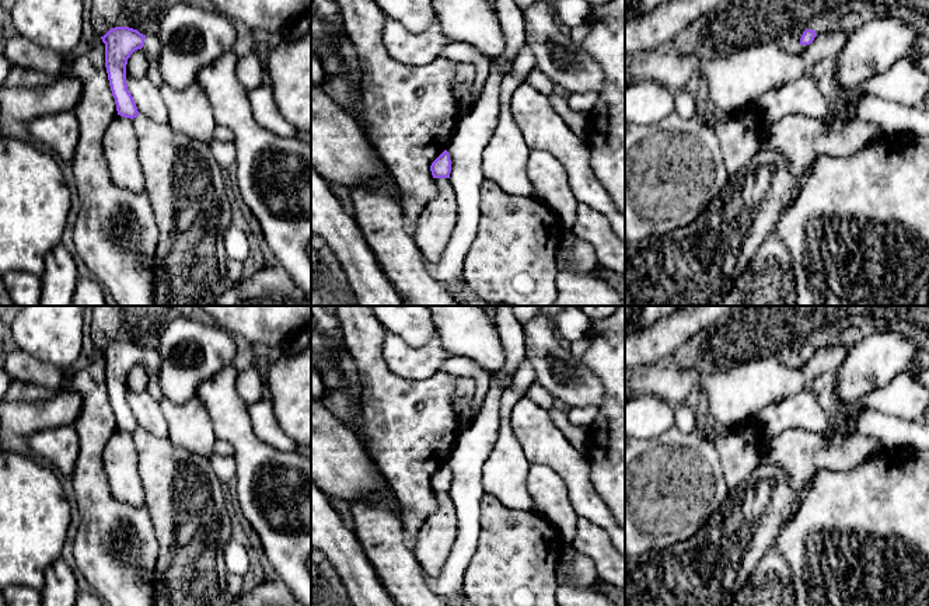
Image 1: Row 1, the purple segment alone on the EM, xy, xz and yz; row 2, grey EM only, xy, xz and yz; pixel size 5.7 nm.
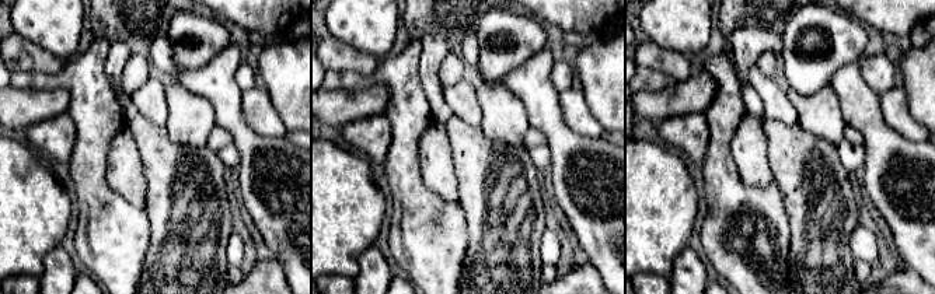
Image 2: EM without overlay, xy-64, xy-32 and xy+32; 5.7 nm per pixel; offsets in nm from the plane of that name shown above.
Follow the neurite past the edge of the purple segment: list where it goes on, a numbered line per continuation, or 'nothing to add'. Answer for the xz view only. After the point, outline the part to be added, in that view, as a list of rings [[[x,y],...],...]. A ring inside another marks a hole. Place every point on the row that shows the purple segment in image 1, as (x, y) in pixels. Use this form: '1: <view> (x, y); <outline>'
nothing to add

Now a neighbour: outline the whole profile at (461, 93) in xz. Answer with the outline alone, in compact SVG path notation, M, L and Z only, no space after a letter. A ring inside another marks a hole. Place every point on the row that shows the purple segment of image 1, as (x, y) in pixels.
M472 83L454 86L454 98L457 102L460 118L471 111L471 91Z

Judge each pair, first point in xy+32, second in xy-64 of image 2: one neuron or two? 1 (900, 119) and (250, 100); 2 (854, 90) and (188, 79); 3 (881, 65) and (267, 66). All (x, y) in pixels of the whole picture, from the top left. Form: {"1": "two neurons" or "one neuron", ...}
{"1": "one neuron", "2": "one neuron", "3": "two neurons"}

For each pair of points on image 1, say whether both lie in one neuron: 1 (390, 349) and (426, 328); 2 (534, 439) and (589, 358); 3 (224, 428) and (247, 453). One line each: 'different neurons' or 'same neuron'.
1: different neurons
2: different neurons
3: same neuron

